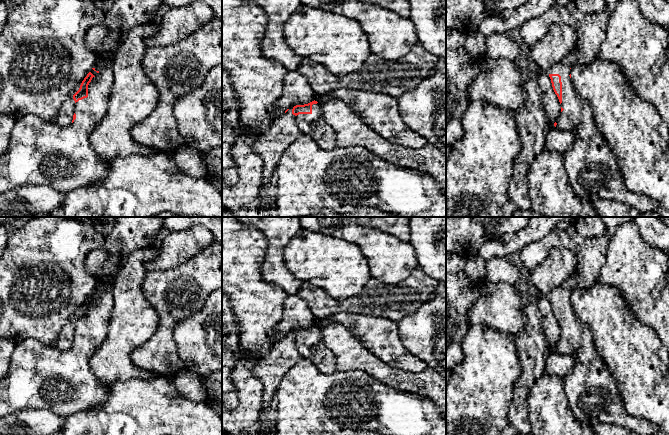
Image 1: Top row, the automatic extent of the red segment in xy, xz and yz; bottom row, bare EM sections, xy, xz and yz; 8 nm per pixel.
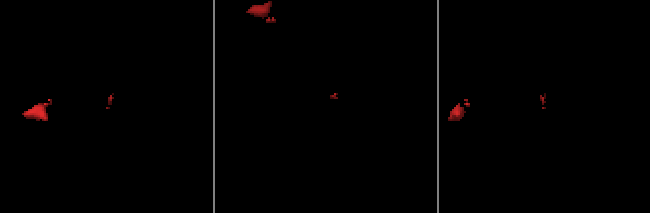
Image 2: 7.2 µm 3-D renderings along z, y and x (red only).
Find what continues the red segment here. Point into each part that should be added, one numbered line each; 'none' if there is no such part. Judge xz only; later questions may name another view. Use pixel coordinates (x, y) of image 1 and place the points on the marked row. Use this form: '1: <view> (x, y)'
1: xz (314, 125)

